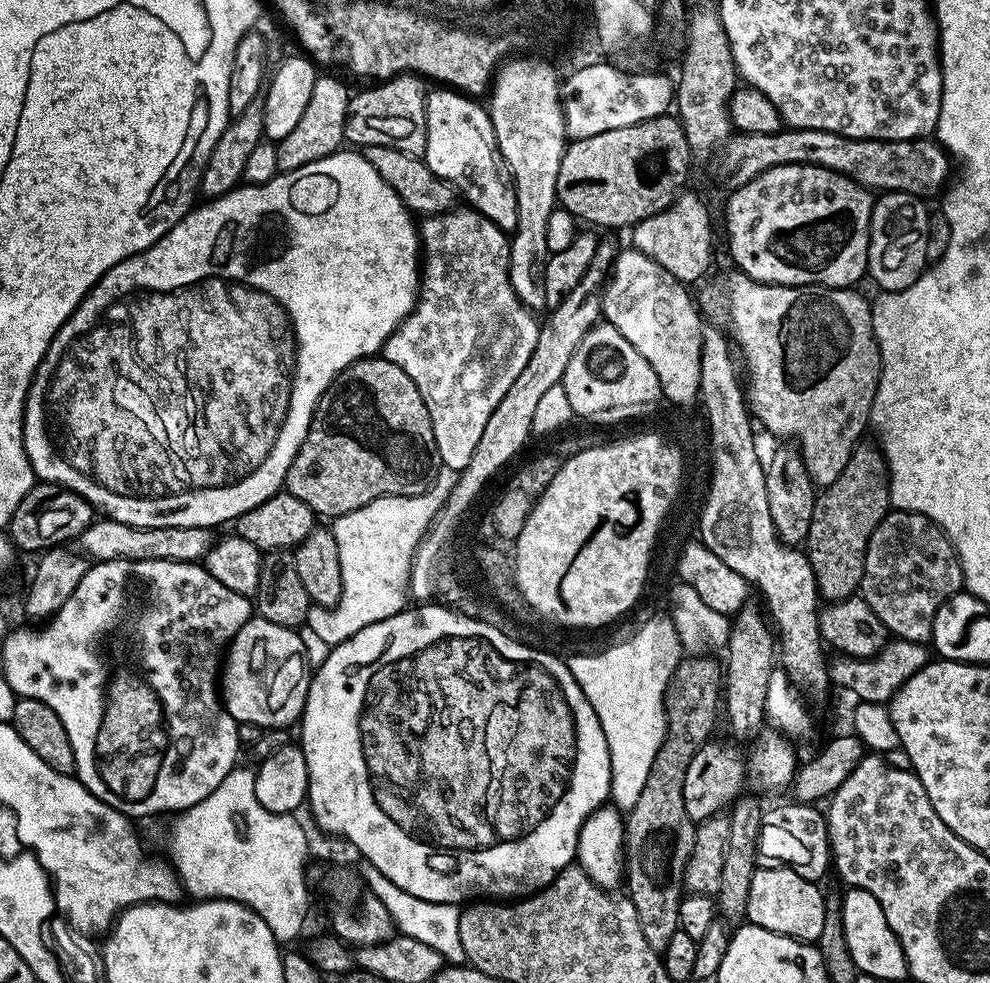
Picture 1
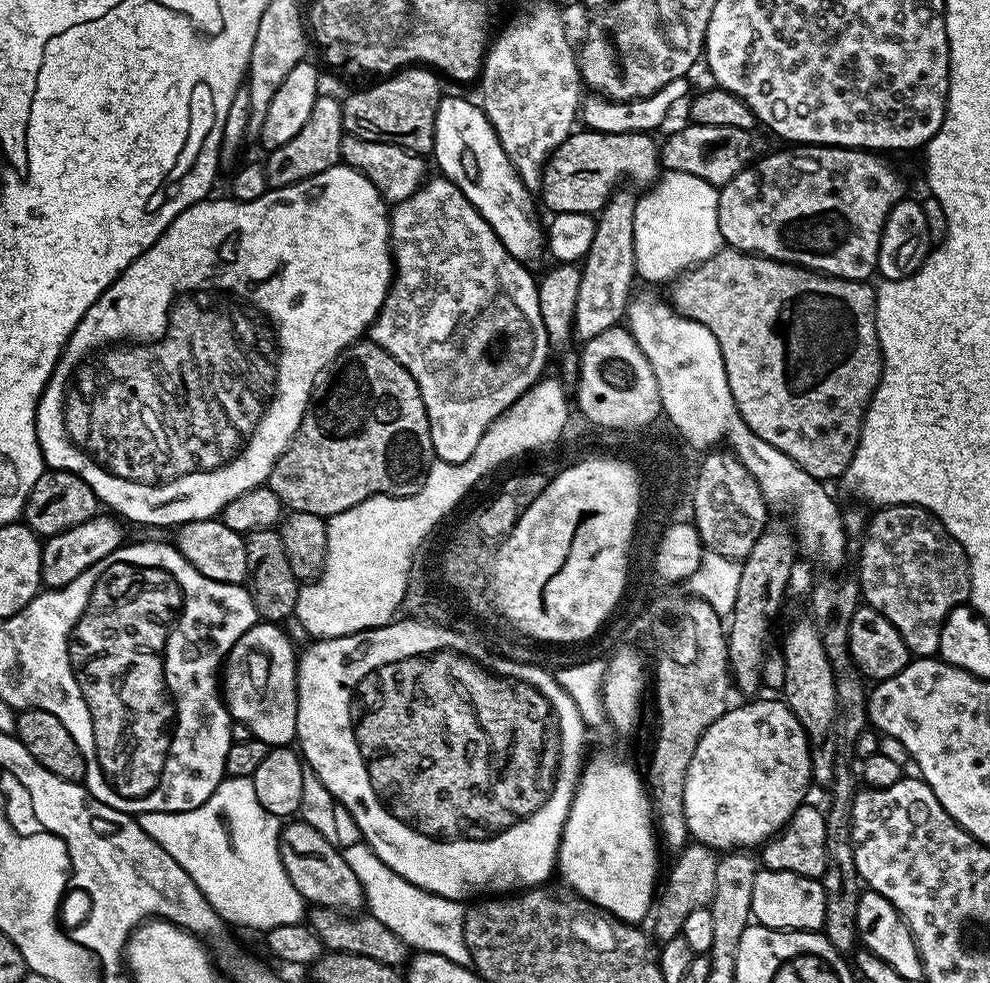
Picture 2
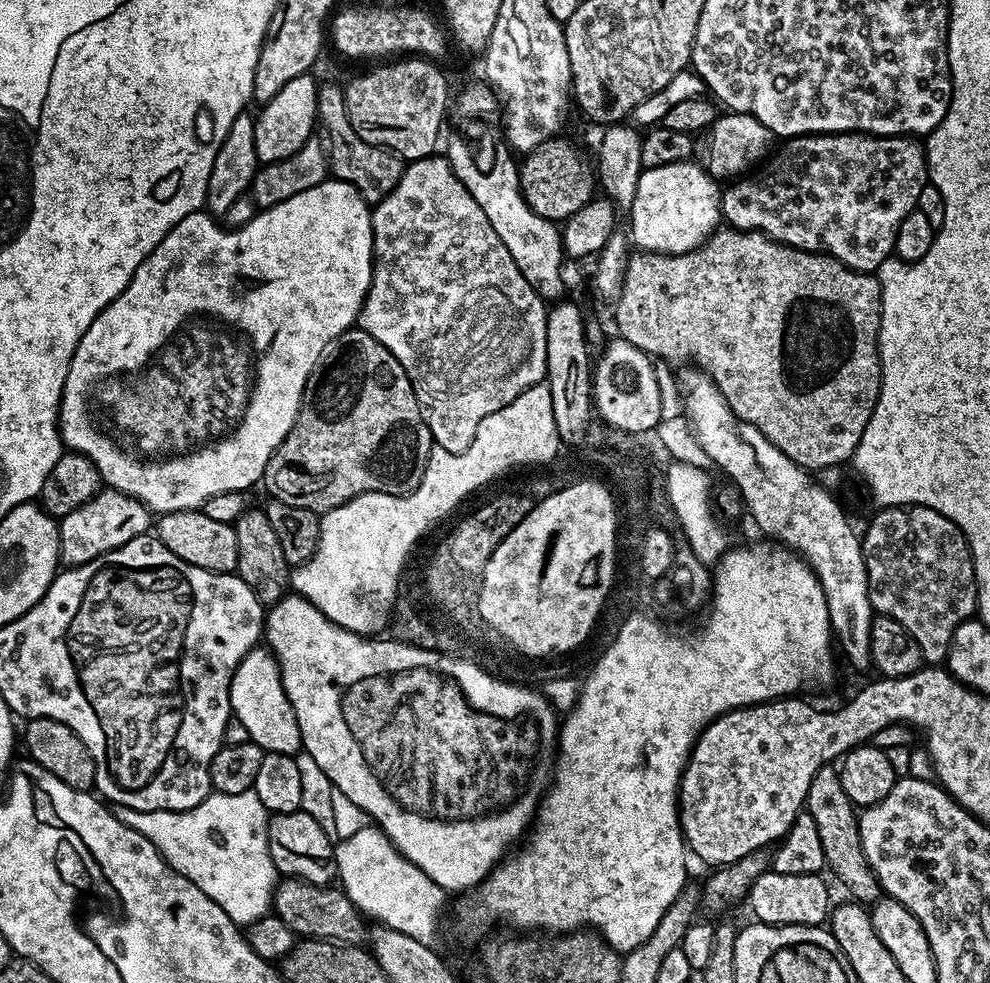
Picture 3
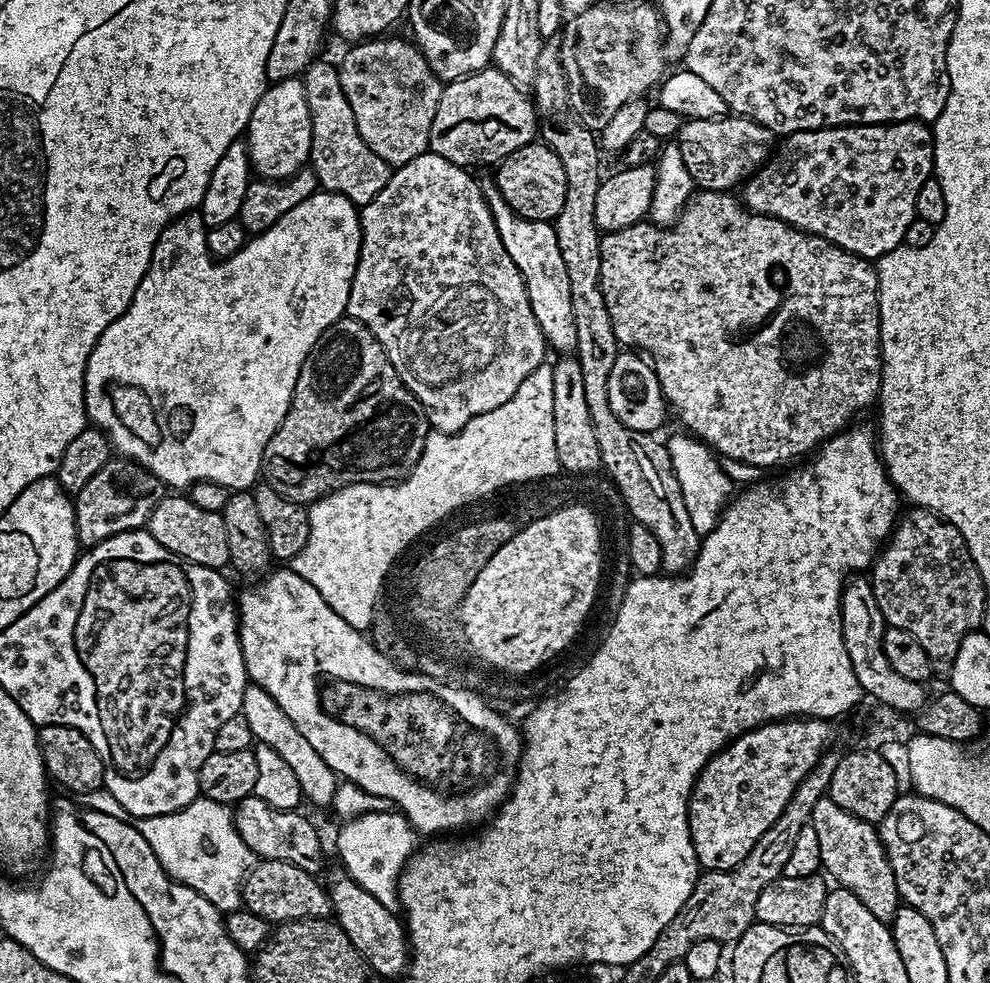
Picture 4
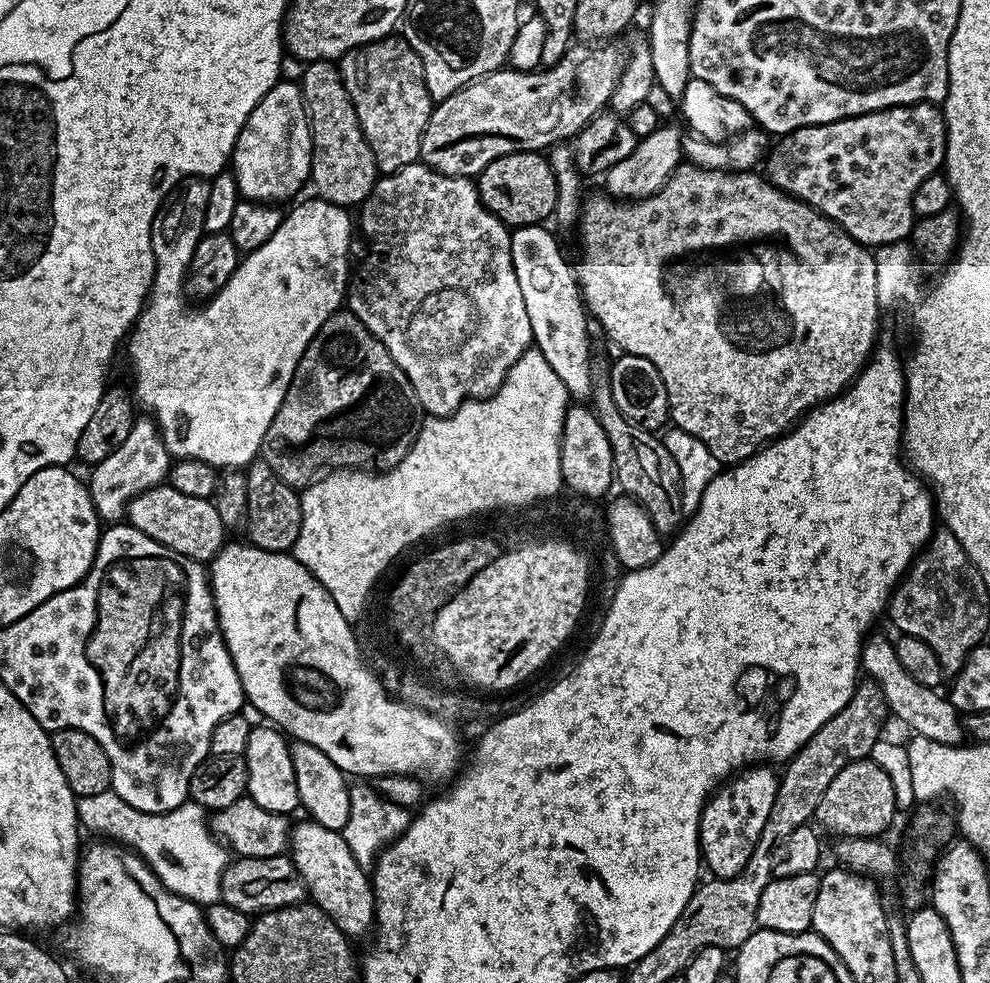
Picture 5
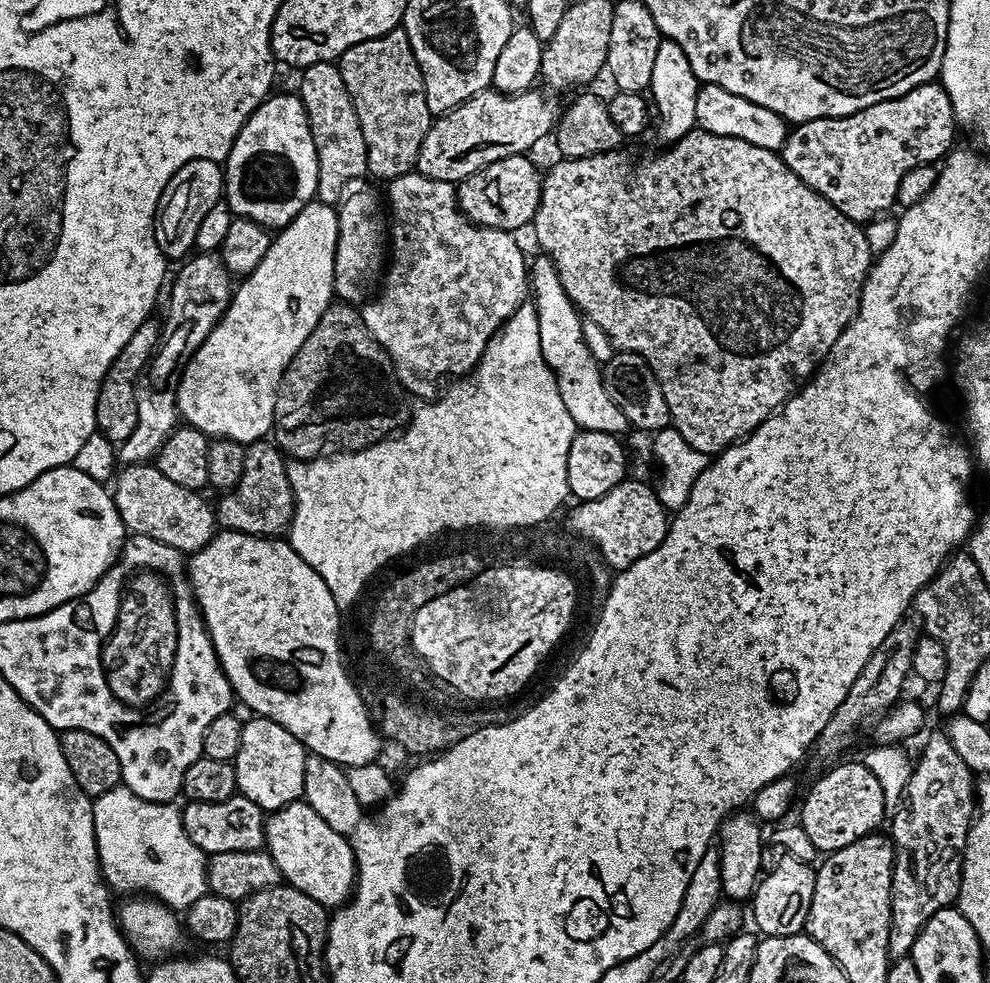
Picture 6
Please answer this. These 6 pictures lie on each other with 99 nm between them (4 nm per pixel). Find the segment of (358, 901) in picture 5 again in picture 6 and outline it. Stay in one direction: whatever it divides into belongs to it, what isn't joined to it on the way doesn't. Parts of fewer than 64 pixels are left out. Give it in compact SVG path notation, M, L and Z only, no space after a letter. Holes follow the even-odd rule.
M298 799L285 808L275 809L265 819L264 842L281 877L293 888L302 890L302 894L310 894L314 902L329 910L348 903L356 882L356 859L349 837L338 834L314 806Z

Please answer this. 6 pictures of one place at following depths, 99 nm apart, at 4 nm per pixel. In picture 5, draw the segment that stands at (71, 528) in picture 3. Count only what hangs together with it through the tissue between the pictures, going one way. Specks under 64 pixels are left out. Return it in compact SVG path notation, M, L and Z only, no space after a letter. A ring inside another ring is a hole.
M133 419L130 434L126 434L126 442L110 454L100 464L91 469L92 477L87 477L88 493L94 502L94 510L100 515L101 521L120 522L125 519L128 504L138 494L165 483L171 470L174 458L166 450L164 439L153 421Z

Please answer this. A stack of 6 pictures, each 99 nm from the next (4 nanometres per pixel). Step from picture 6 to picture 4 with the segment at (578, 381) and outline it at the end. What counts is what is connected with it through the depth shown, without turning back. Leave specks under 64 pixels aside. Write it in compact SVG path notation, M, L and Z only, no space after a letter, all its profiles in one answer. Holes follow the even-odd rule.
M495 186L485 187L483 194L496 220L502 246L506 246L514 266L518 266L522 274L530 298L530 310L534 310L534 318L542 330L547 347L575 349L574 310L570 310L570 277L566 275L566 262L562 262L562 250L558 250L555 227L547 220L527 220L519 216L504 201Z

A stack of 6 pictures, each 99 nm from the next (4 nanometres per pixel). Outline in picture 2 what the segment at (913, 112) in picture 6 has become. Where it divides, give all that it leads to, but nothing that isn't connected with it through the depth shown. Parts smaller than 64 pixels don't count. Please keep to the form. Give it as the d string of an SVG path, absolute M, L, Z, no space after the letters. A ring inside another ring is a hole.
M810 144L807 146L784 146L781 152L772 152L764 156L760 161L757 159L751 166L744 168L726 182L719 189L718 198L718 225L721 230L723 243L729 248L736 248L739 252L751 252L758 256L768 256L772 260L780 260L783 264L794 264L802 268L810 268L813 272L823 272L825 276L836 276L840 280L862 280L867 281L868 275L876 272L878 262L878 246L882 226L894 210L896 203L905 199L904 180L900 172L888 160L883 160L881 153L876 150L865 150L862 148L834 148L823 144Z

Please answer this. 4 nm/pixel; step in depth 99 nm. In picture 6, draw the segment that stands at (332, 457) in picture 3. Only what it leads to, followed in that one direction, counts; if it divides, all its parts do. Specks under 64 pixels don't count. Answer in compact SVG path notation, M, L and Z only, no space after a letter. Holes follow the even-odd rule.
M329 303L328 307L321 311L318 322L313 324L310 334L302 342L302 346L296 349L294 358L284 374L284 383L279 396L276 398L274 414L272 415L271 435L274 437L274 443L285 457L292 460L317 460L320 456L332 456L335 452L357 452L370 447L371 444L378 443L379 440L387 440L389 436L401 431L404 425L412 419L414 408L413 405L408 405L408 392L404 389L403 383L405 384L405 381L392 359L389 358L387 350L373 338L370 330L365 326L363 315L349 303Z

